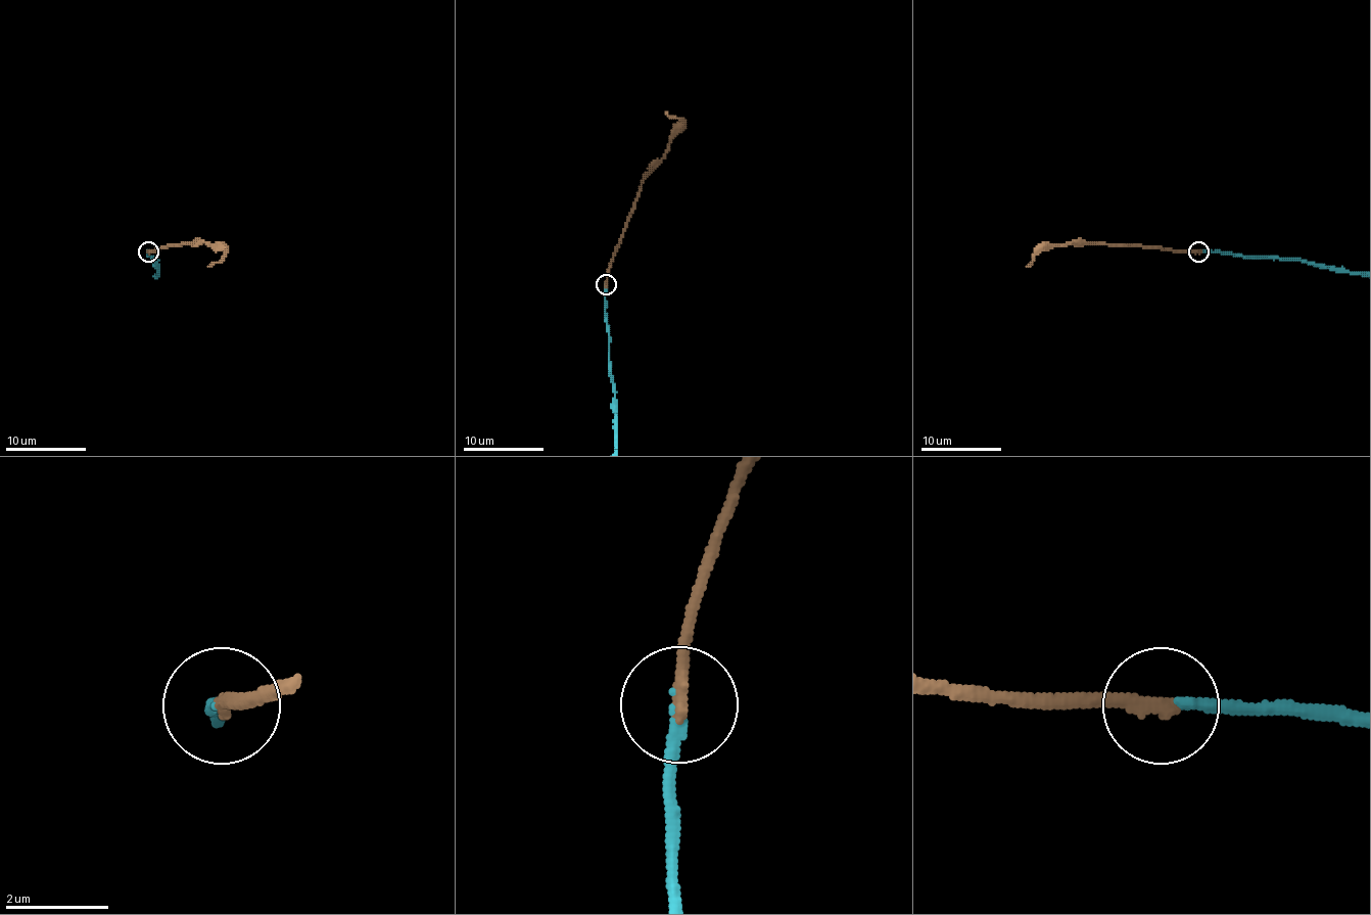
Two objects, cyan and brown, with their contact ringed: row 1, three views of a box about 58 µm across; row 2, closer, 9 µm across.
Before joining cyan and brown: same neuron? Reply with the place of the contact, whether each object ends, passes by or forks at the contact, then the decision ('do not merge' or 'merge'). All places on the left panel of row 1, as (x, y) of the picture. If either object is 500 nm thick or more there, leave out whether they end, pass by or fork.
at (148, 252); cyan ends there; brown ends there; merge

